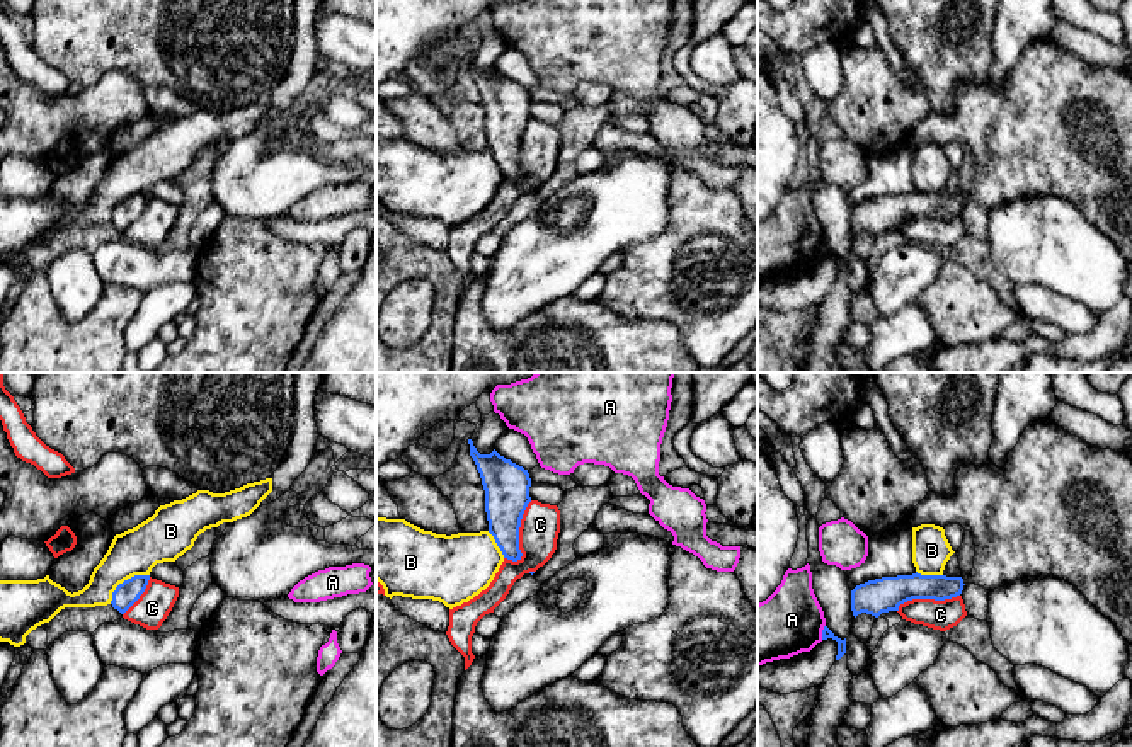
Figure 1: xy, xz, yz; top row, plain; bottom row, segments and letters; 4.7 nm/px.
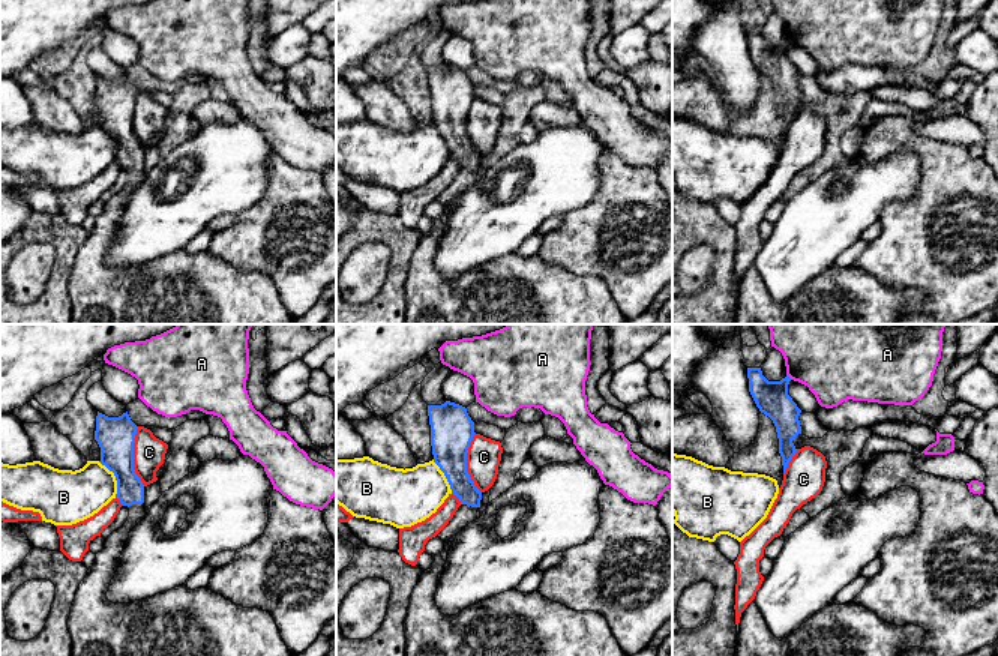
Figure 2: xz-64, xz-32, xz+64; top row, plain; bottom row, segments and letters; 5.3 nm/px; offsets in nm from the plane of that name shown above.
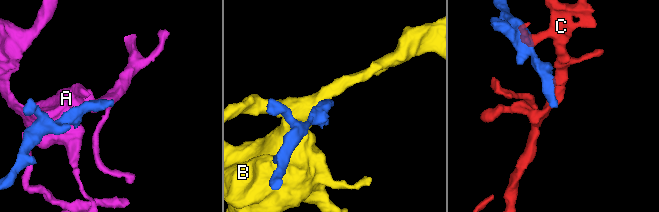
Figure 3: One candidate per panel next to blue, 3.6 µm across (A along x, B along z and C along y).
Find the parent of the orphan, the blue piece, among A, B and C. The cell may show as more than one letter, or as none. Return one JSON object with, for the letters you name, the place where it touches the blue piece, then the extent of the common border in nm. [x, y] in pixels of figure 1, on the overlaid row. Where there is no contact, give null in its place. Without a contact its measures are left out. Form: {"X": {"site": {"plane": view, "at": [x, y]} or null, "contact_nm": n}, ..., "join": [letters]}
{"join": []}

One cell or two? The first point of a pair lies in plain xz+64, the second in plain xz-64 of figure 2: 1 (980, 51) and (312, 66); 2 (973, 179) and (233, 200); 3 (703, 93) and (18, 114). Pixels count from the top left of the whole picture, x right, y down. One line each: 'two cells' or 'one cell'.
1: two cells
2: two cells
3: two cells

